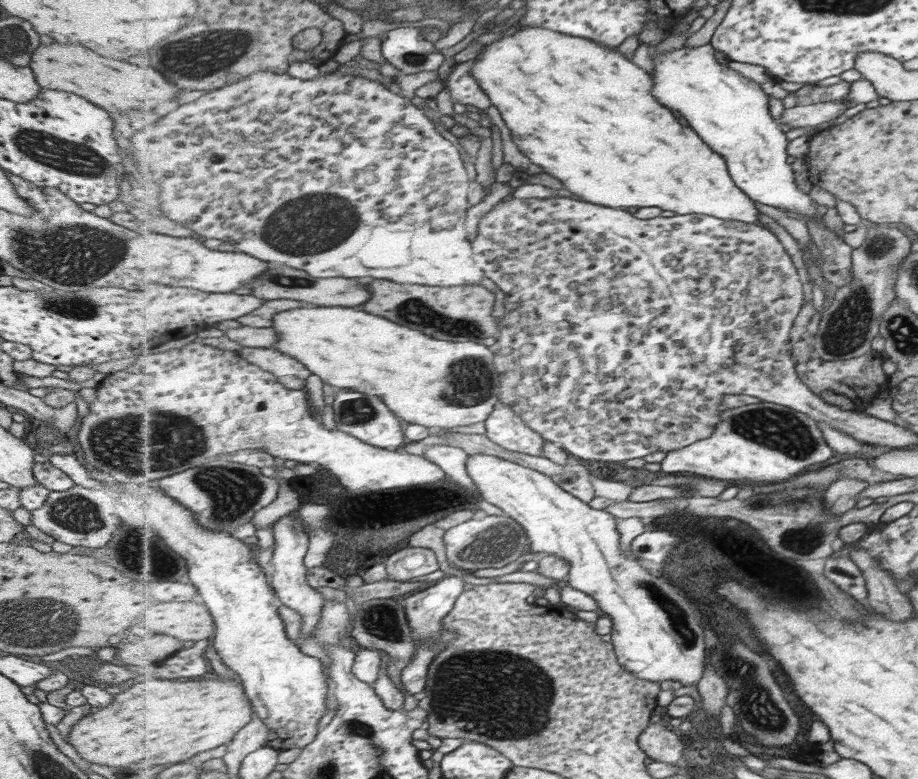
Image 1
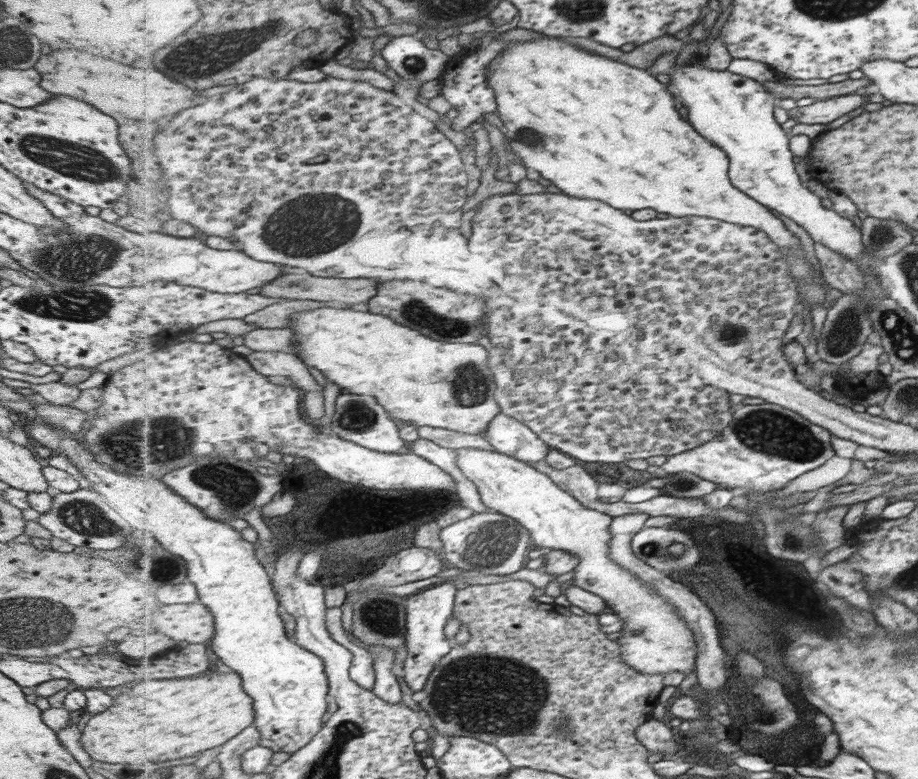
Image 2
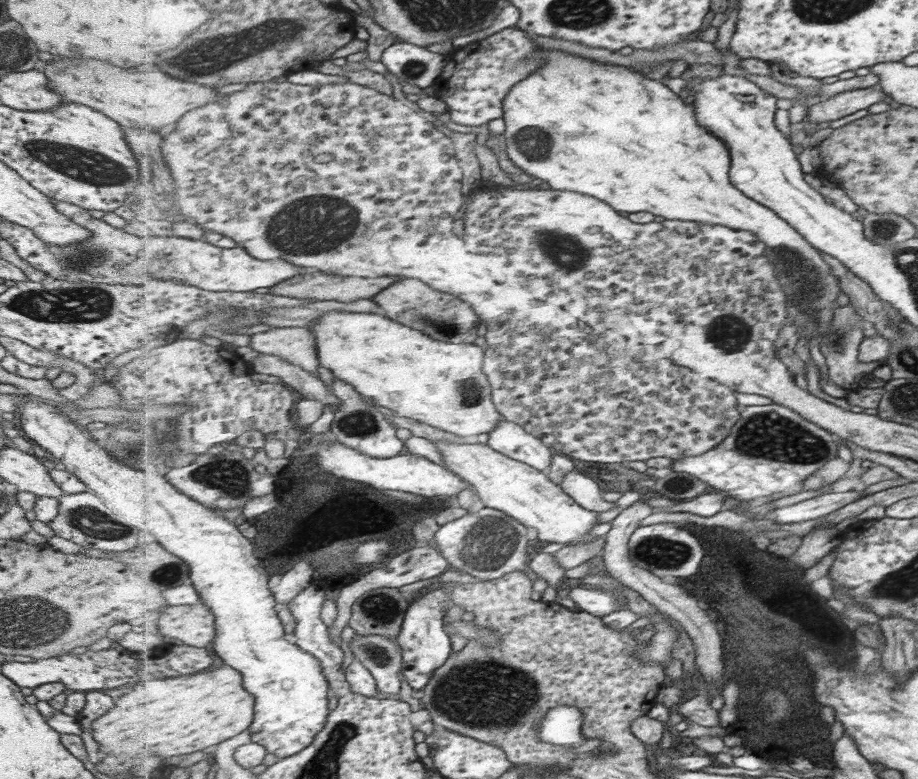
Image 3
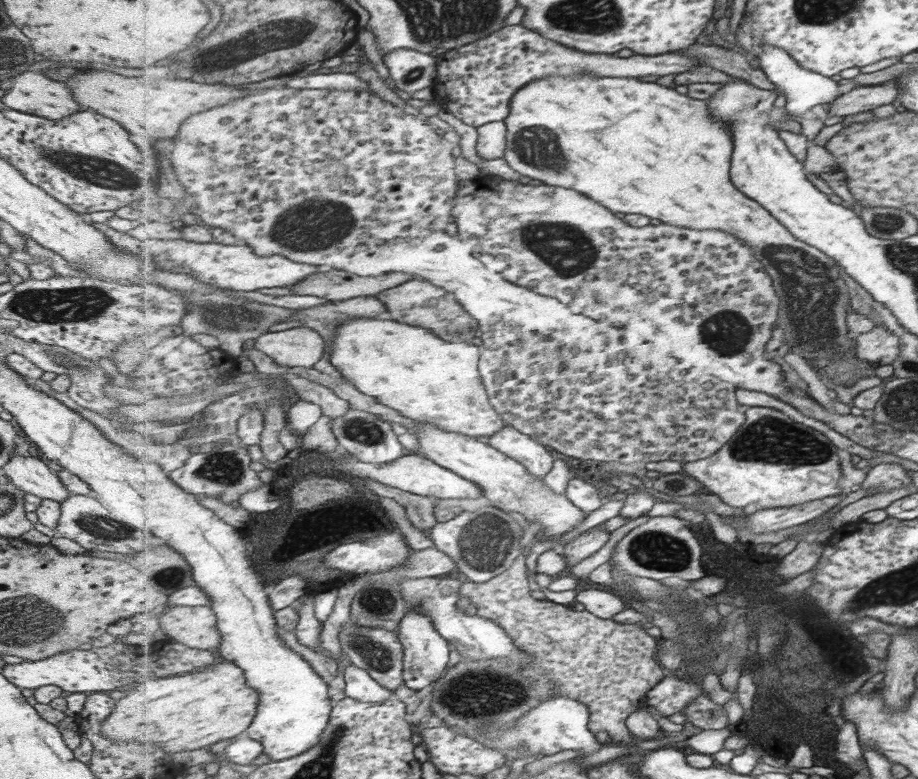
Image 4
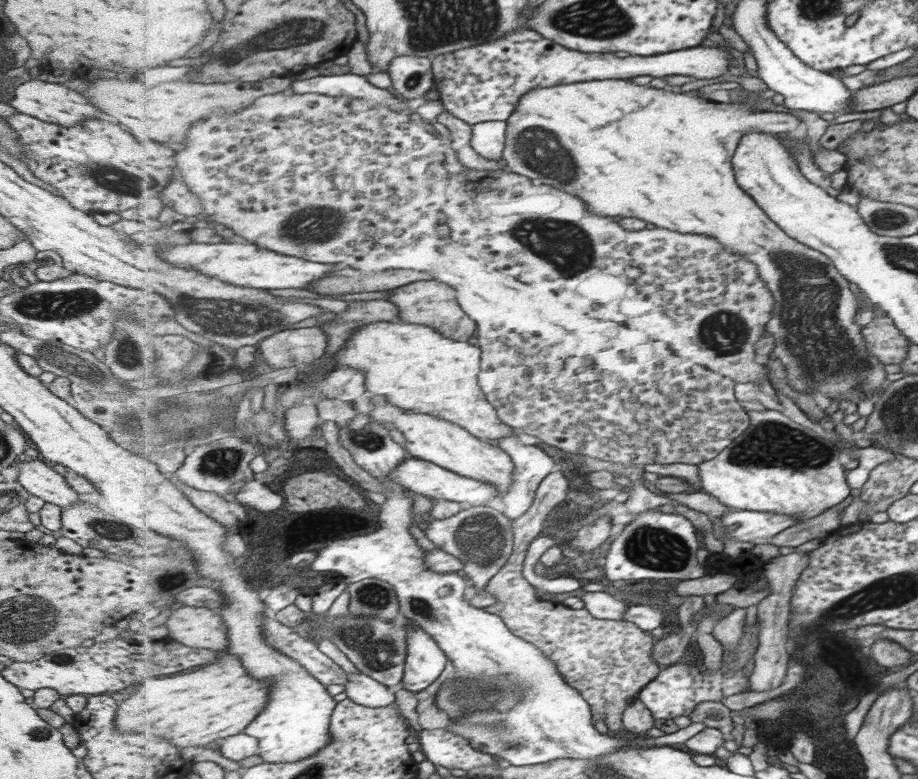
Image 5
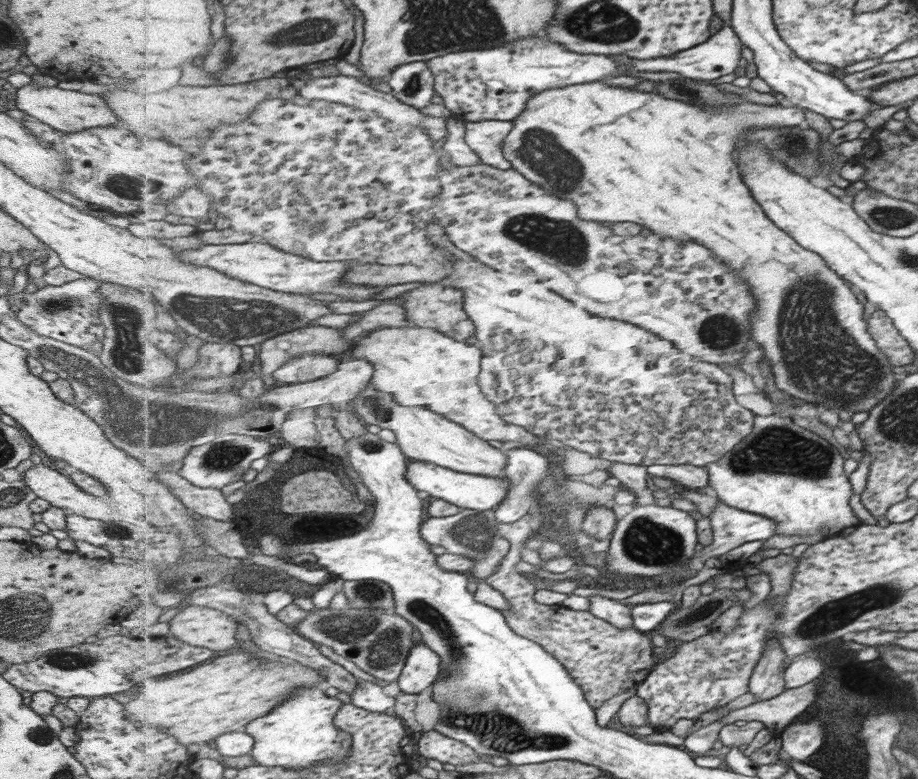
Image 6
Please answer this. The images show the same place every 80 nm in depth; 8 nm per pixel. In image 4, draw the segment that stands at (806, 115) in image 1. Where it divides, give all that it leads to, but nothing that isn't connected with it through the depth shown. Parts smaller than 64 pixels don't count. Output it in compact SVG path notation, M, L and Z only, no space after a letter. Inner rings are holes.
M894 81L880 83L878 85L854 86L846 94L841 94L832 104L825 106L828 116L847 116L857 112L867 112L882 106L891 104L899 98L899 89Z

